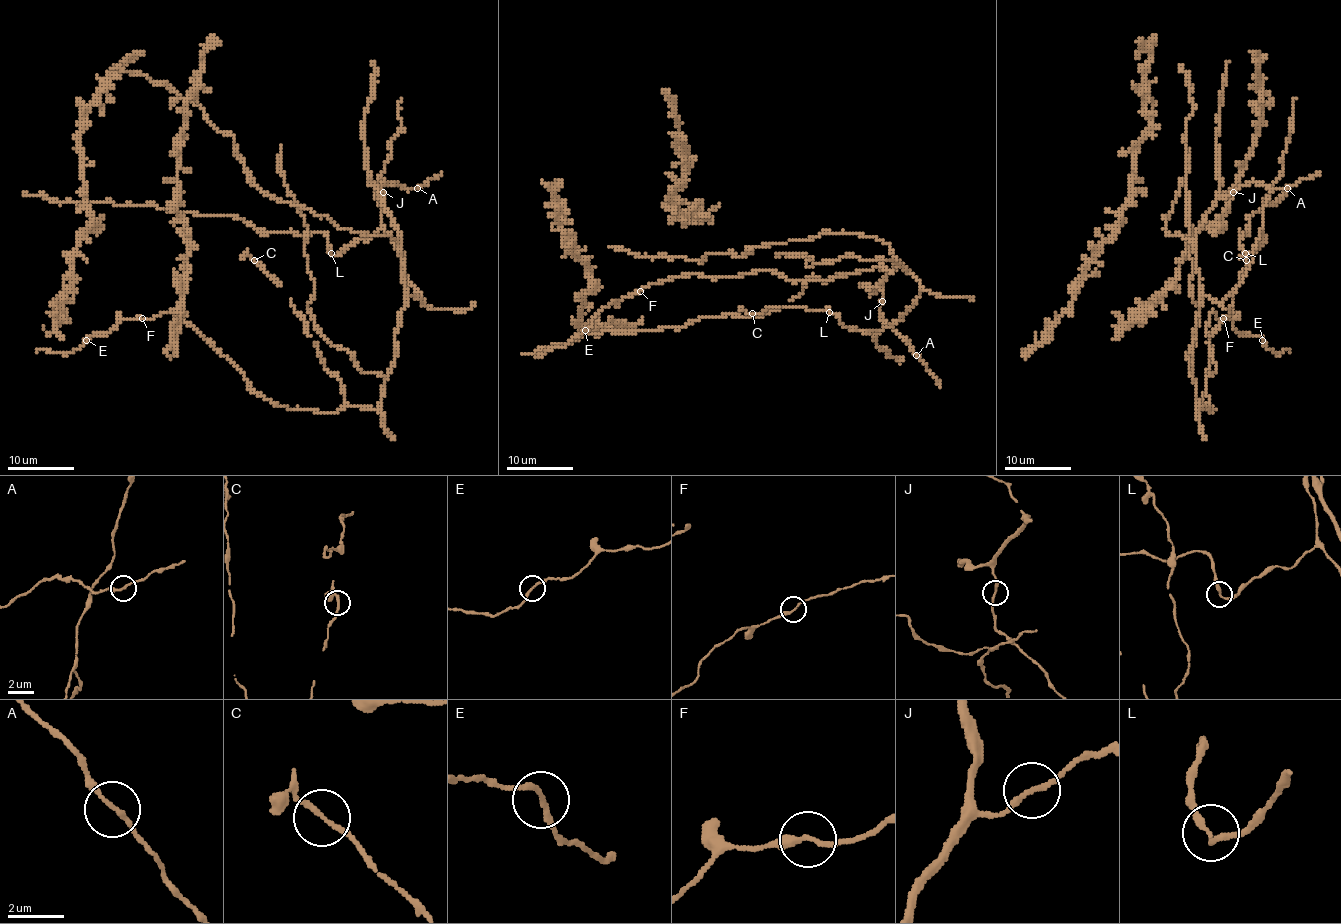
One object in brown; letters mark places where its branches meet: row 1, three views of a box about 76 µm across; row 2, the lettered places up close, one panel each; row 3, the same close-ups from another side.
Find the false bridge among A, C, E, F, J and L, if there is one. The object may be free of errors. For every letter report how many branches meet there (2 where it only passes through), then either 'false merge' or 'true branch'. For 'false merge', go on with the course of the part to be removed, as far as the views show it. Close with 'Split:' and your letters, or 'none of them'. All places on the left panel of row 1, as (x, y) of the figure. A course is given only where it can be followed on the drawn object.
A: 2 branches meet; true branch
C: 2 branches meet; true branch
E: 2 branches meet; true branch
F: 2 branches meet; true branch
J: 2 branches meet; true branch
L: 2 branches meet; true branch
Split: none of them

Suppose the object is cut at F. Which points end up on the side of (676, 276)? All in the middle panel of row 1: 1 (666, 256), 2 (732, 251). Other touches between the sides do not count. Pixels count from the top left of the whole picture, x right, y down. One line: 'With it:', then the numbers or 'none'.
With it: none

